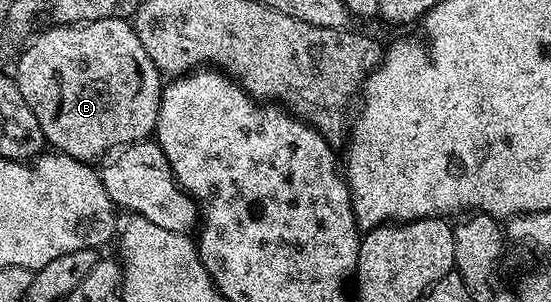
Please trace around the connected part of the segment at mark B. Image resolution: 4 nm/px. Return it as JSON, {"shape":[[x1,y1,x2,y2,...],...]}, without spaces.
{"shape":[[109,17,83,25,51,24,49,28,23,51,16,72,20,95,32,107,32,115,36,115,47,142,59,153,94,163,97,157,105,158,119,147,147,140,158,128,164,77,148,59,148,51,144,51,133,24,120,17]]}

